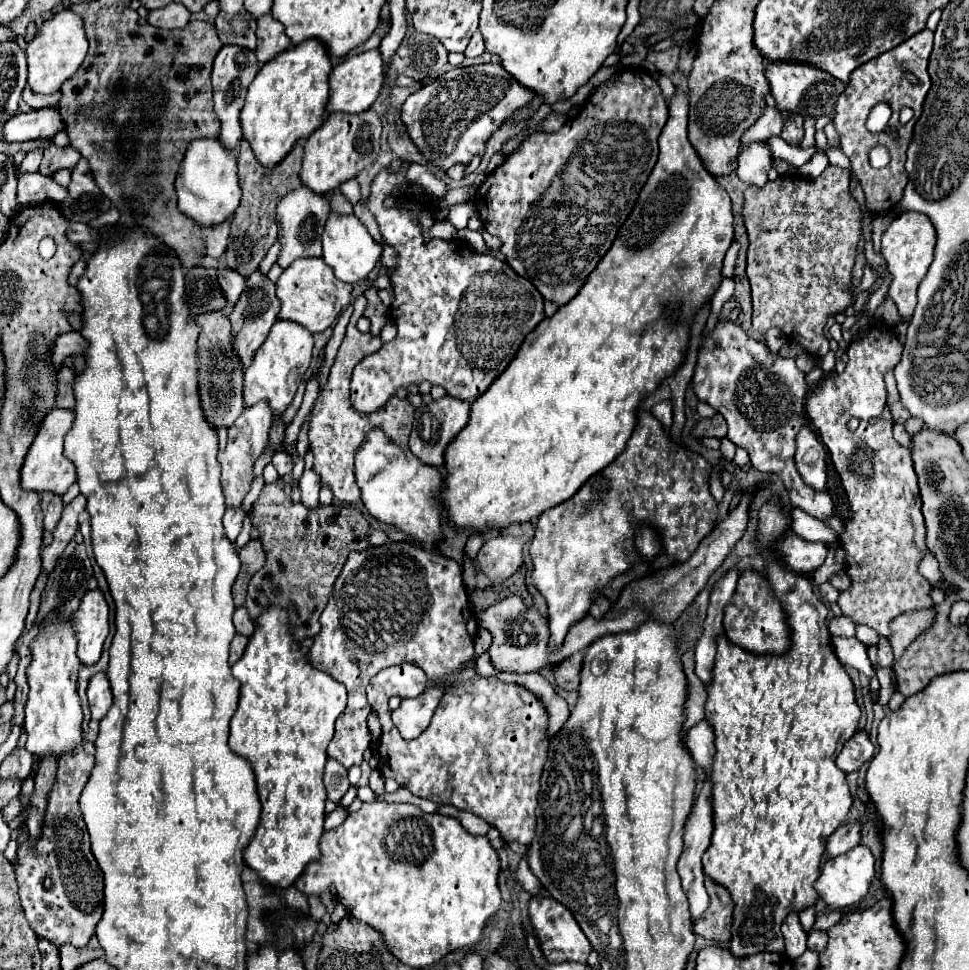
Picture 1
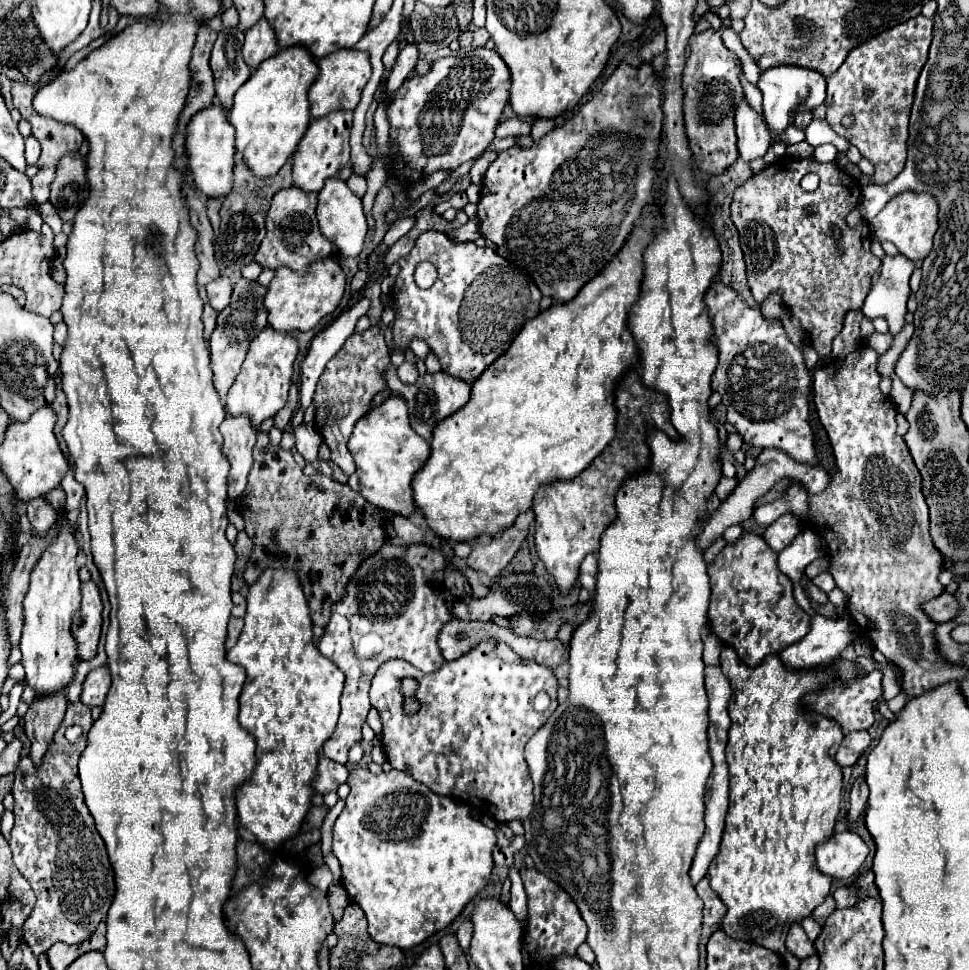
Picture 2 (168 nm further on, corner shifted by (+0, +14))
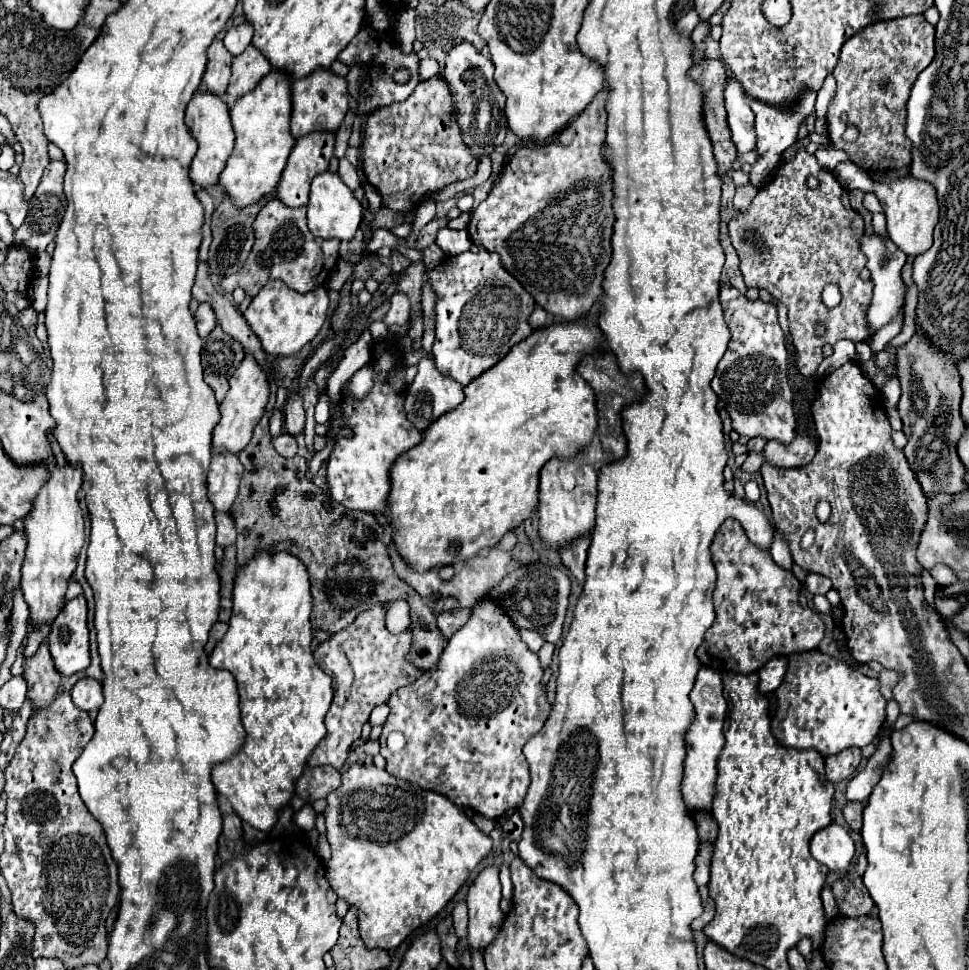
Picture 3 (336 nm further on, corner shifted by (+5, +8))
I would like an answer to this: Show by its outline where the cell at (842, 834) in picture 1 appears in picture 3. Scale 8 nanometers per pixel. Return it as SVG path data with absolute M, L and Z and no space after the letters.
M886 736L886 738L882 738L876 754L868 760L868 764L848 782L846 798L848 800L858 800L858 802L868 800L872 788L880 782L882 770L886 768L890 758L892 758L892 744L890 744L890 738Z

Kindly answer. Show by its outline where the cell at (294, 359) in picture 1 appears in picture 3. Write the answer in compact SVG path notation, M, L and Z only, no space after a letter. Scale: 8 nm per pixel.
M246 356L242 364L236 368L236 372L230 378L230 388L226 392L226 398L220 404L220 422L214 428L214 438L212 438L212 448L214 452L230 452L238 454L252 438L252 430L258 424L258 420L264 414L264 408L270 398L270 382L266 382L266 372L254 362L254 358Z

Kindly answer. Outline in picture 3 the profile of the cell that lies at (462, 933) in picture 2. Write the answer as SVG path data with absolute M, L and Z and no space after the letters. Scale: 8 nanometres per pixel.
M460 900L456 906L454 906L454 928L456 928L456 934L458 938L466 936L466 926L468 926L468 908L466 908L466 902Z

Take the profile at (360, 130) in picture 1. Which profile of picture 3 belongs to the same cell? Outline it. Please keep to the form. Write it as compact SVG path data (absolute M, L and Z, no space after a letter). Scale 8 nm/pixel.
M314 132L304 138L298 138L278 184L278 200L290 208L306 206L310 182L316 174L328 170L332 154L332 132Z

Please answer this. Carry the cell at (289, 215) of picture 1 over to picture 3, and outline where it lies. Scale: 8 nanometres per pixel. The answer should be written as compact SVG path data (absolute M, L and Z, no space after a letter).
M276 198L262 206L252 224L252 230L256 236L252 252L236 274L222 278L220 288L224 292L244 288L246 296L254 298L268 280L282 280L296 292L306 294L328 282L336 260L340 258L338 246L332 246L324 238L314 238L310 234L306 226L306 208L288 208Z

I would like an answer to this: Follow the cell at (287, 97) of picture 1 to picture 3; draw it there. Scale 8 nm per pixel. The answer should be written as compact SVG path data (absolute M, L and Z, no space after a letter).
M272 70L260 80L254 90L238 98L230 110L232 126L236 132L236 146L226 162L226 168L220 174L218 184L238 208L256 204L280 182L288 154L294 146L294 138L290 134L290 84L292 82L286 78L286 74L282 74L280 70Z

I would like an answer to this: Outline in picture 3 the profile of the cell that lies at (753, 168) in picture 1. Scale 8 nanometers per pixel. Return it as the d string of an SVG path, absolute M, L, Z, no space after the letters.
M728 78L726 88L724 88L724 98L726 98L728 124L730 124L732 140L738 148L738 154L754 150L754 146L756 146L754 112L750 110L748 96L742 90L742 84L734 78Z

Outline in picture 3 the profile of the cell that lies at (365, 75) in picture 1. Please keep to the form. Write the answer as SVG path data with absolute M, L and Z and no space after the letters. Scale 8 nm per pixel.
M316 70L308 78L292 84L292 120L290 132L294 138L302 138L312 132L336 132L348 110L348 90L346 80L334 76L330 70Z

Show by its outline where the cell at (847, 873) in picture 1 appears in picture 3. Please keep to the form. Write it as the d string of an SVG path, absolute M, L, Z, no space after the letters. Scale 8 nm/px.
M832 822L830 826L818 830L810 840L810 854L828 870L848 870L854 858L854 842L846 828Z

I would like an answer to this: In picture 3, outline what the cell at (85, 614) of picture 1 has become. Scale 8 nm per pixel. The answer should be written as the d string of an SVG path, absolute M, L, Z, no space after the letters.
M76 596L74 600L66 602L58 618L52 622L48 646L56 670L64 676L78 674L90 666L86 614L86 600Z

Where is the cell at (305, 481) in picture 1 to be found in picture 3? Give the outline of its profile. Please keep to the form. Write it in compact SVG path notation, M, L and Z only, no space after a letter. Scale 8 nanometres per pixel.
M296 392L288 398L284 406L284 424L288 434L300 434L304 430L304 408L302 408L302 396Z

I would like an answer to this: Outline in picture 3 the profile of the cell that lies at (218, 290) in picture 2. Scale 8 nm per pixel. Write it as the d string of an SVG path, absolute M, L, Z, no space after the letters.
M200 304L196 314L194 314L194 318L196 318L196 330L198 330L200 338L206 338L214 330L214 326L216 326L214 310L210 308L210 304Z

